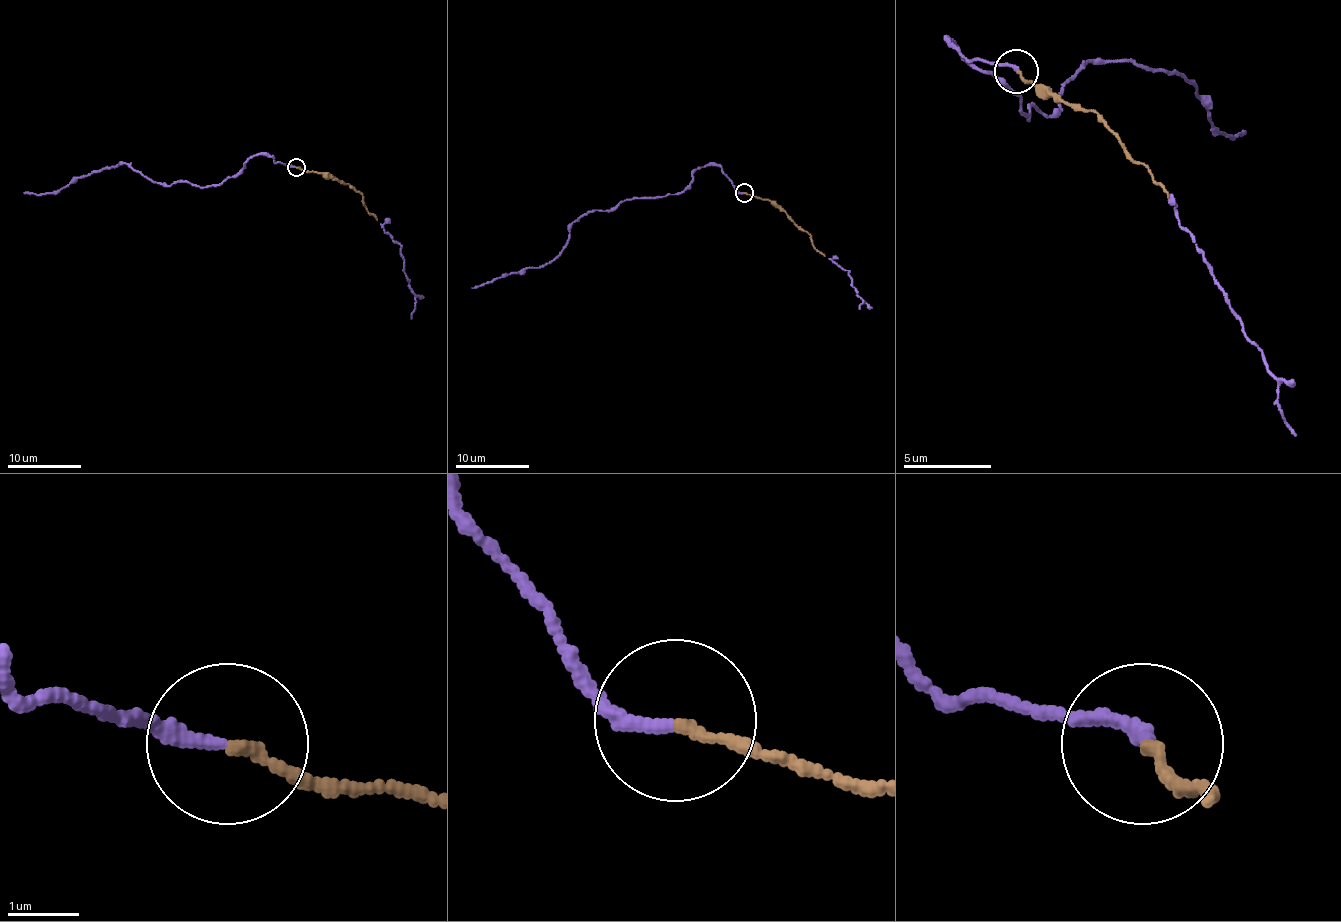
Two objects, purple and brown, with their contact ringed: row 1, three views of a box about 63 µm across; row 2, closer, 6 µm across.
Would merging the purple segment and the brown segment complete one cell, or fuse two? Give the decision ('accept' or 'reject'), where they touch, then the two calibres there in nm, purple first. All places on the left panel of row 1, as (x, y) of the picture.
accept; at (296, 167); 200 nm thick on the purple side, 150 nm on the other

